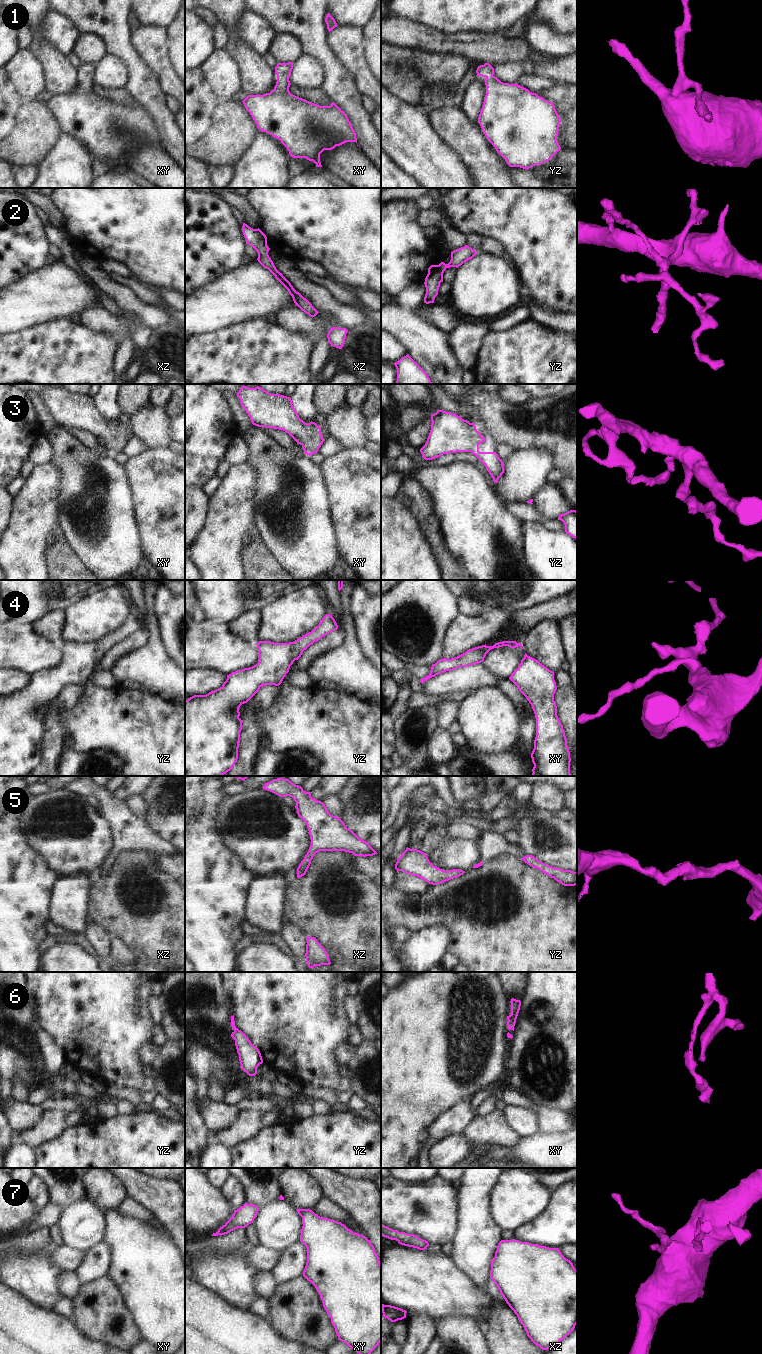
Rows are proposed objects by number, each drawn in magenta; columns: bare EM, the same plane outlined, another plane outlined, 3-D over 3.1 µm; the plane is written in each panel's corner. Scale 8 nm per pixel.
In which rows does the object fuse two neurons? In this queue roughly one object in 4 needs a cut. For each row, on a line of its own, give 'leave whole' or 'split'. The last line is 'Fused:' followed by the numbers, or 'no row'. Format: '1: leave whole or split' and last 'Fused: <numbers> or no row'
1: leave whole
2: leave whole
3: leave whole
4: leave whole
5: leave whole
6: leave whole
7: leave whole
Fused: no row

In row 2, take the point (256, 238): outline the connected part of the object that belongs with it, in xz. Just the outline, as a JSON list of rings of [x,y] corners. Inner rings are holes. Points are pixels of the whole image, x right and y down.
[[[243,223],[242,232],[246,239],[246,244],[252,246],[258,253],[258,262],[266,269],[268,269],[275,278],[288,290],[292,296],[295,305],[310,317],[315,317],[319,312],[312,306],[312,304],[297,292],[291,283],[280,273],[271,258],[268,255],[270,248],[267,245],[266,235],[258,228],[253,229],[247,224]]]

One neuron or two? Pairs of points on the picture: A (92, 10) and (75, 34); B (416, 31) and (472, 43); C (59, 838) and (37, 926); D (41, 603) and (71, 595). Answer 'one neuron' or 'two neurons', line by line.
A: two neurons
B: one neuron
C: two neurons
D: one neuron

